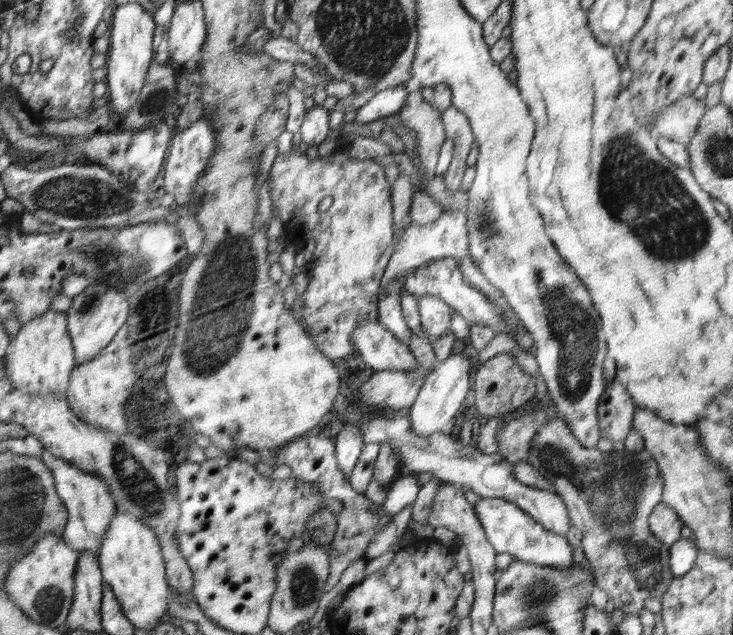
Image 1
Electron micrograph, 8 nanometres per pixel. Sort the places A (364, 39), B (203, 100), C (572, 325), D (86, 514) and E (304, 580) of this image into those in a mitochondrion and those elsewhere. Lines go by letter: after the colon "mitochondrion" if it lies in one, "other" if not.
A: mitochondrion
B: other
C: mitochondrion
D: other
E: mitochondrion

